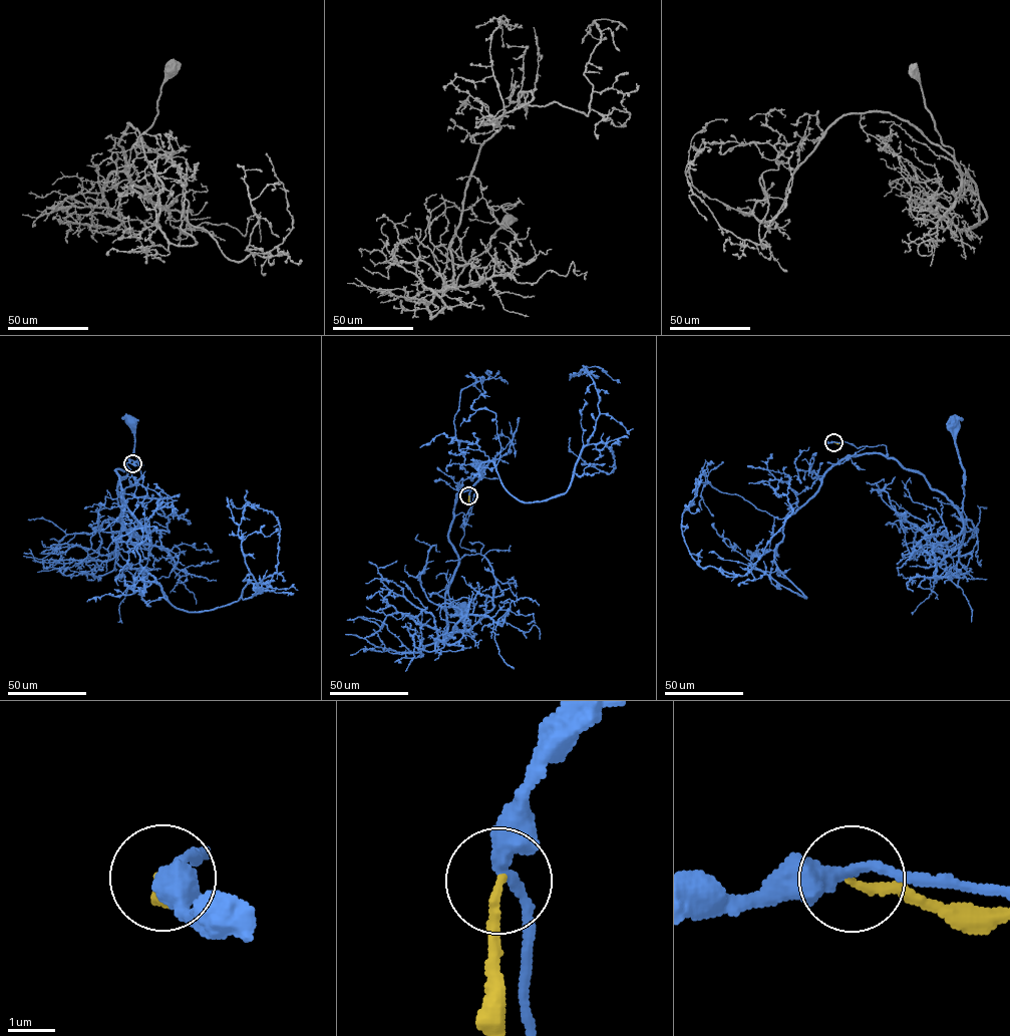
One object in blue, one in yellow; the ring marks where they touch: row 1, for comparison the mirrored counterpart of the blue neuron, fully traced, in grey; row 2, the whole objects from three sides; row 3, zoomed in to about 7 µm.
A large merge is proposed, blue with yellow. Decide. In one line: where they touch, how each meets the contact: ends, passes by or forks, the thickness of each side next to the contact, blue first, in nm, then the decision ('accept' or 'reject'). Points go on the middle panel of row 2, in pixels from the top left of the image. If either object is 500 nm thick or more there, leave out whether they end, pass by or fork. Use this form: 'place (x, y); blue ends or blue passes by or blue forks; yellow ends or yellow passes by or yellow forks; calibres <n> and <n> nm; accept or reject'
place (468, 495); blue passes by; yellow ends; calibres 340 and 180 nm; reject

